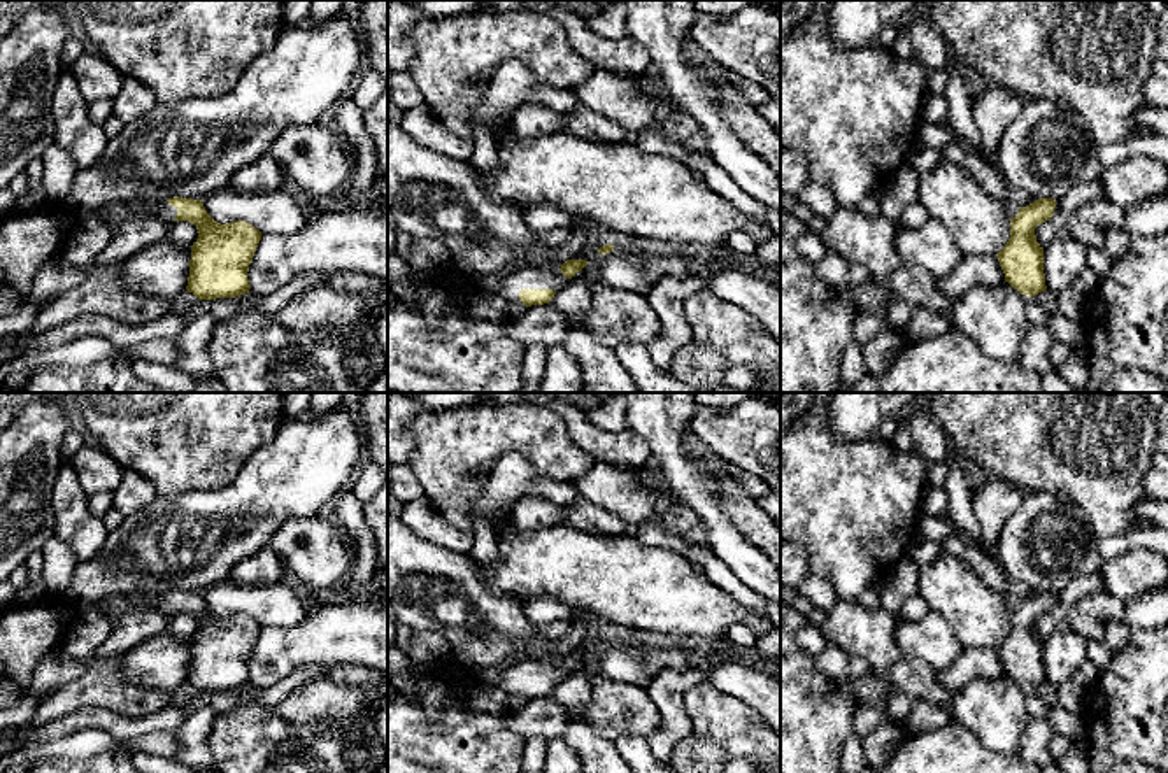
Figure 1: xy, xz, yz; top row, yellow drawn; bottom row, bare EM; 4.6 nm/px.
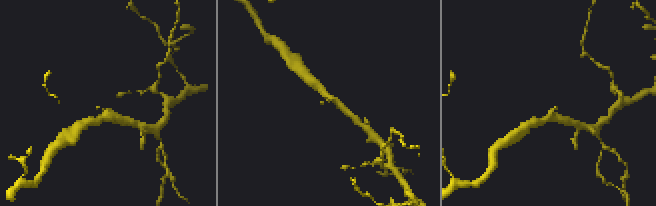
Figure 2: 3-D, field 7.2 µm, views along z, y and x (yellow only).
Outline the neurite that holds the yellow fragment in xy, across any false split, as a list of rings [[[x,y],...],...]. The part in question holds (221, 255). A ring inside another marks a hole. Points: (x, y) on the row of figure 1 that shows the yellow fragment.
[[[168,198],[160,202],[156,217],[163,223],[188,221],[198,230],[191,245],[186,289],[198,300],[235,298],[249,293],[247,268],[261,231],[246,221],[216,223],[202,200]]]

